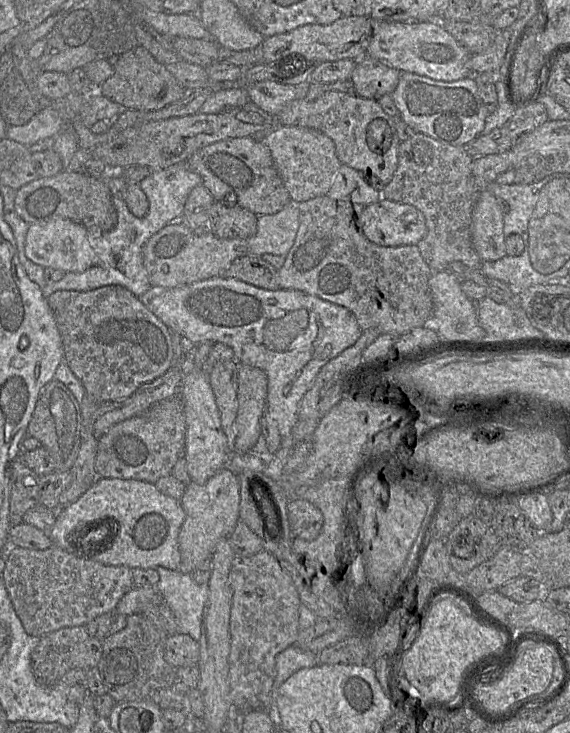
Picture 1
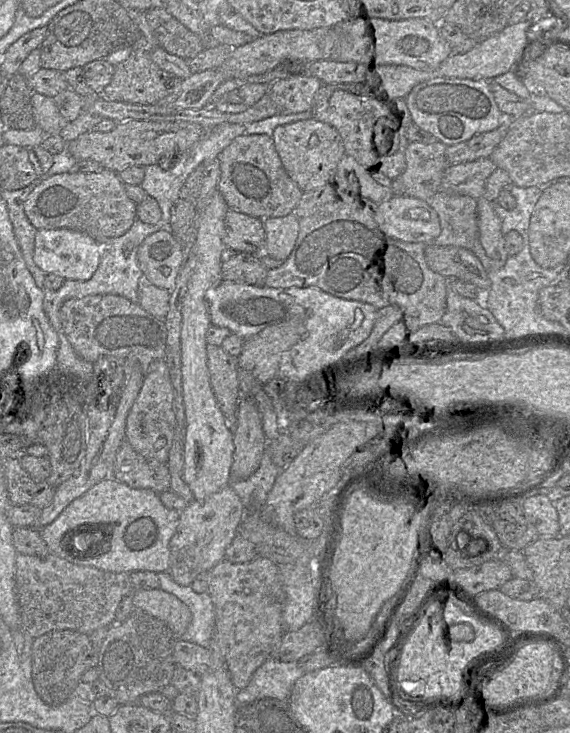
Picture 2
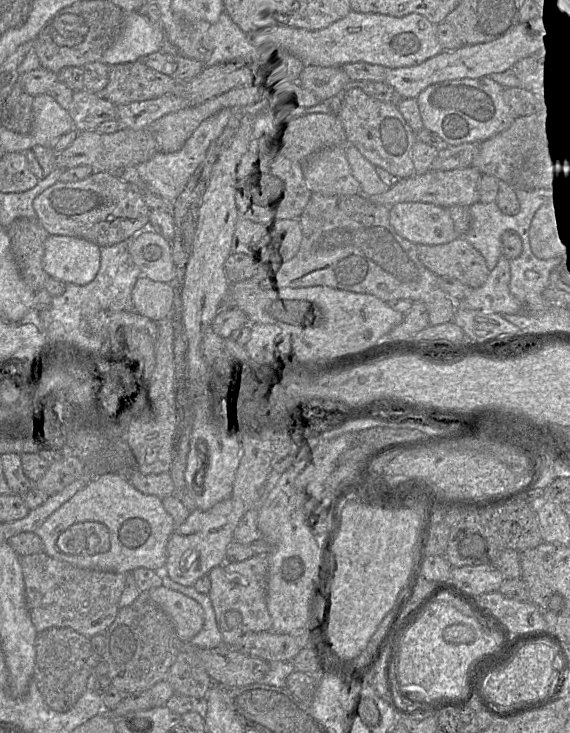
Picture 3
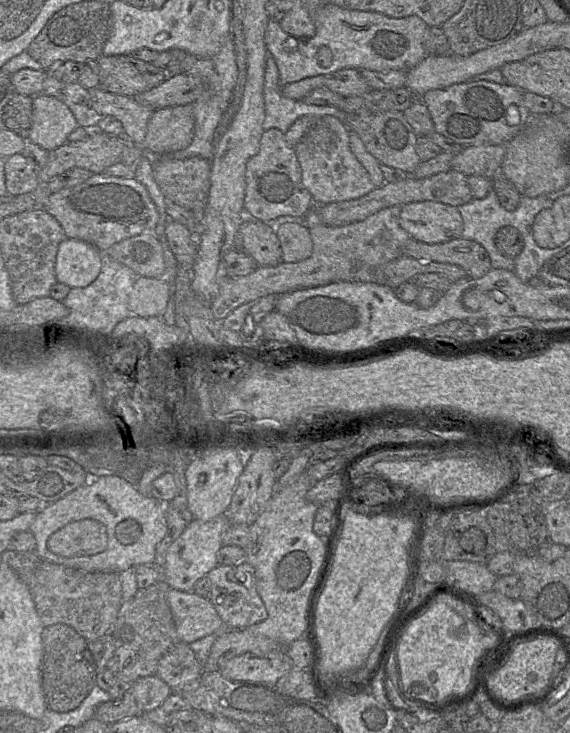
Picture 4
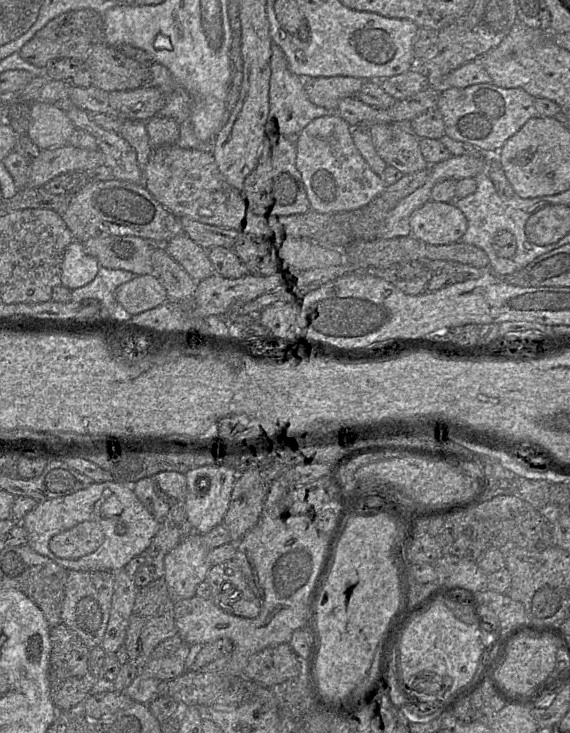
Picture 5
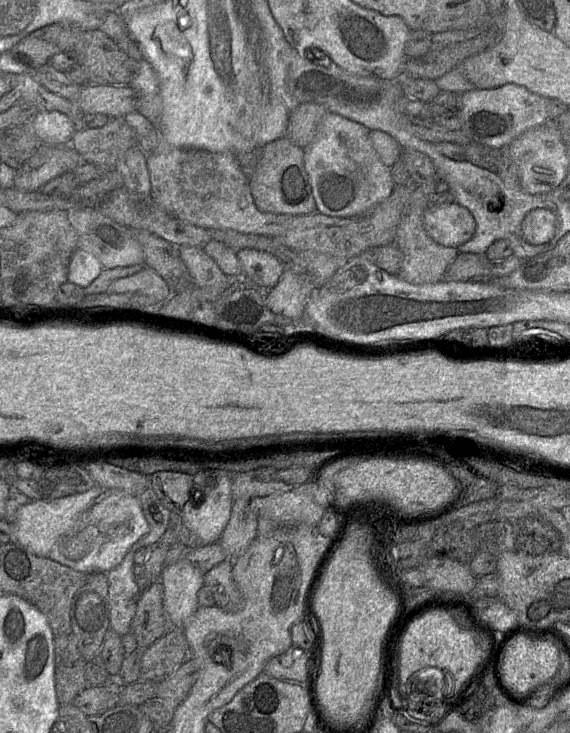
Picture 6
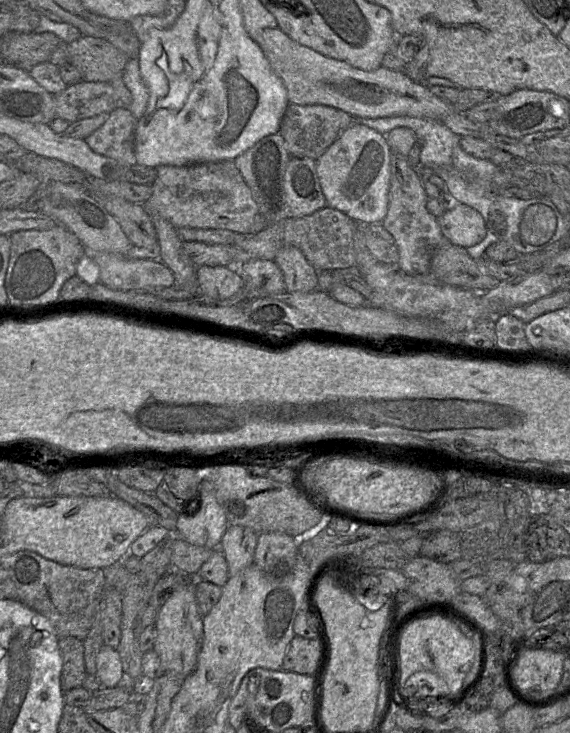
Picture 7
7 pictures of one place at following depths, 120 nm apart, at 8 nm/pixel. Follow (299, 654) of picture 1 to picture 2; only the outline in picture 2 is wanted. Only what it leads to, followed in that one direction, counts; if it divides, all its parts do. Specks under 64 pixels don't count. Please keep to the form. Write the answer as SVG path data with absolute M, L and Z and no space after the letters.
M270 655L256 669L249 684L236 694L236 701L248 704L265 698L288 701L295 682L304 674L298 662L283 662Z

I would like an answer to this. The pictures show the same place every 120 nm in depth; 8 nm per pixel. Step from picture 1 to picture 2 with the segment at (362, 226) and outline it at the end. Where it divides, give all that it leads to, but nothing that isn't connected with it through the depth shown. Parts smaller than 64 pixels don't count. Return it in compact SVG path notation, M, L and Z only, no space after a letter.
M390 195L378 203L375 221L387 236L408 243L430 245L441 233L437 212L411 196Z

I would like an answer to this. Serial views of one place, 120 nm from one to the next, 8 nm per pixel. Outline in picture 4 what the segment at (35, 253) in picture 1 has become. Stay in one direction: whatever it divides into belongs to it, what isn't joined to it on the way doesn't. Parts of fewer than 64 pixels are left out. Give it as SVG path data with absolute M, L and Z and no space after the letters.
M64 239L58 247L55 276L70 288L85 288L98 277L102 252L94 245L75 239Z

